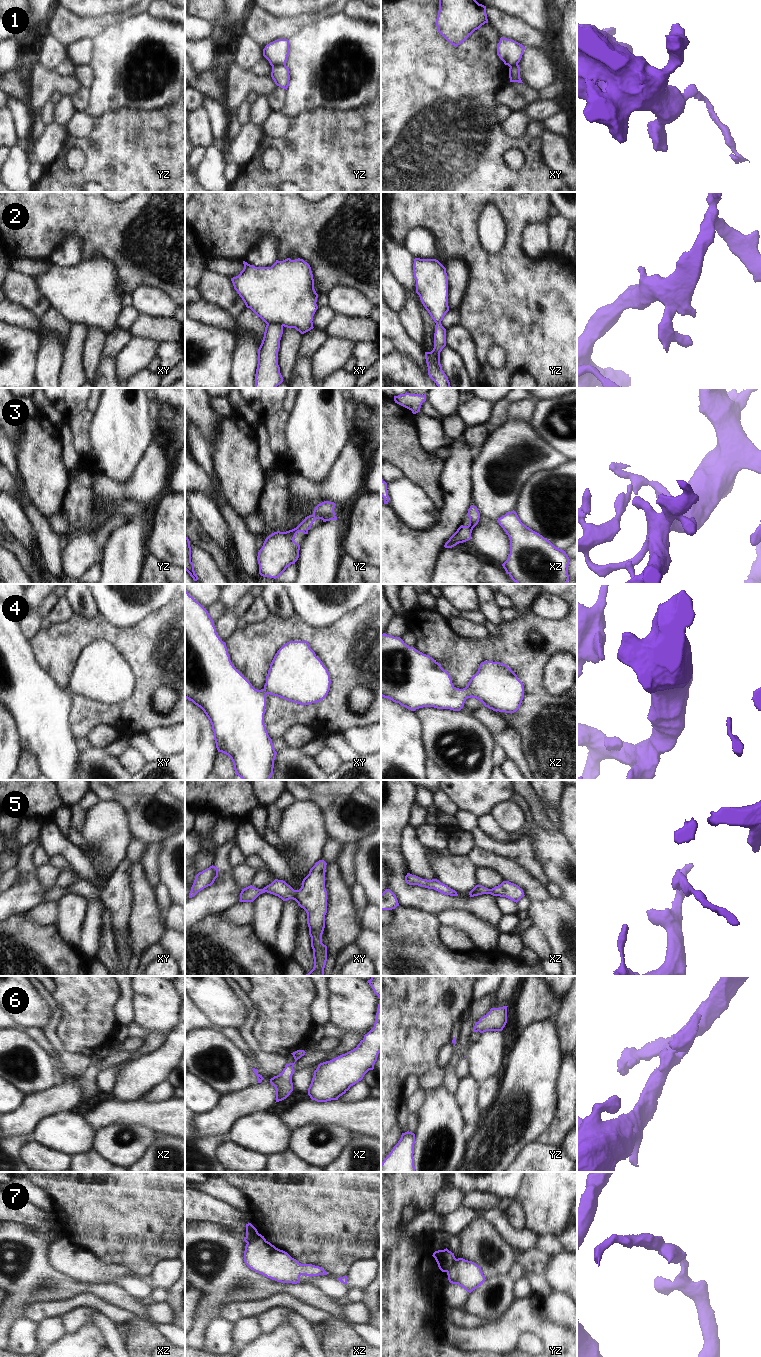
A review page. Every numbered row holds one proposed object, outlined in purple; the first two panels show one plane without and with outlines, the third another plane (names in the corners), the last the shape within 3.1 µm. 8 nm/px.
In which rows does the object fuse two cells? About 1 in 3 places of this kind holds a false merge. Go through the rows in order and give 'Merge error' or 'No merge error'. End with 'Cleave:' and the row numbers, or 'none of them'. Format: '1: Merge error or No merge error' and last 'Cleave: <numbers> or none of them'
1: Merge error
2: Merge error
3: No merge error
4: No merge error
5: No merge error
6: No merge error
7: Merge error
Cleave: 1, 2, 7

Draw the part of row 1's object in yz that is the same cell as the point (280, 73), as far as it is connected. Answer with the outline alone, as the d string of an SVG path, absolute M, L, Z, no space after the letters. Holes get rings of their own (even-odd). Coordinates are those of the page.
M278 64L272 66L271 77L275 84L287 90L290 80L290 71L286 64Z

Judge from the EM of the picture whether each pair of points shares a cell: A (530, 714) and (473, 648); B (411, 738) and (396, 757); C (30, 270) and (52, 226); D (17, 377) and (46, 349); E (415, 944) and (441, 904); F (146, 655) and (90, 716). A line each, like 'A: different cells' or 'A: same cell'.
A: same cell
B: same cell
C: different cells
D: different cells
E: different cells
F: same cell

